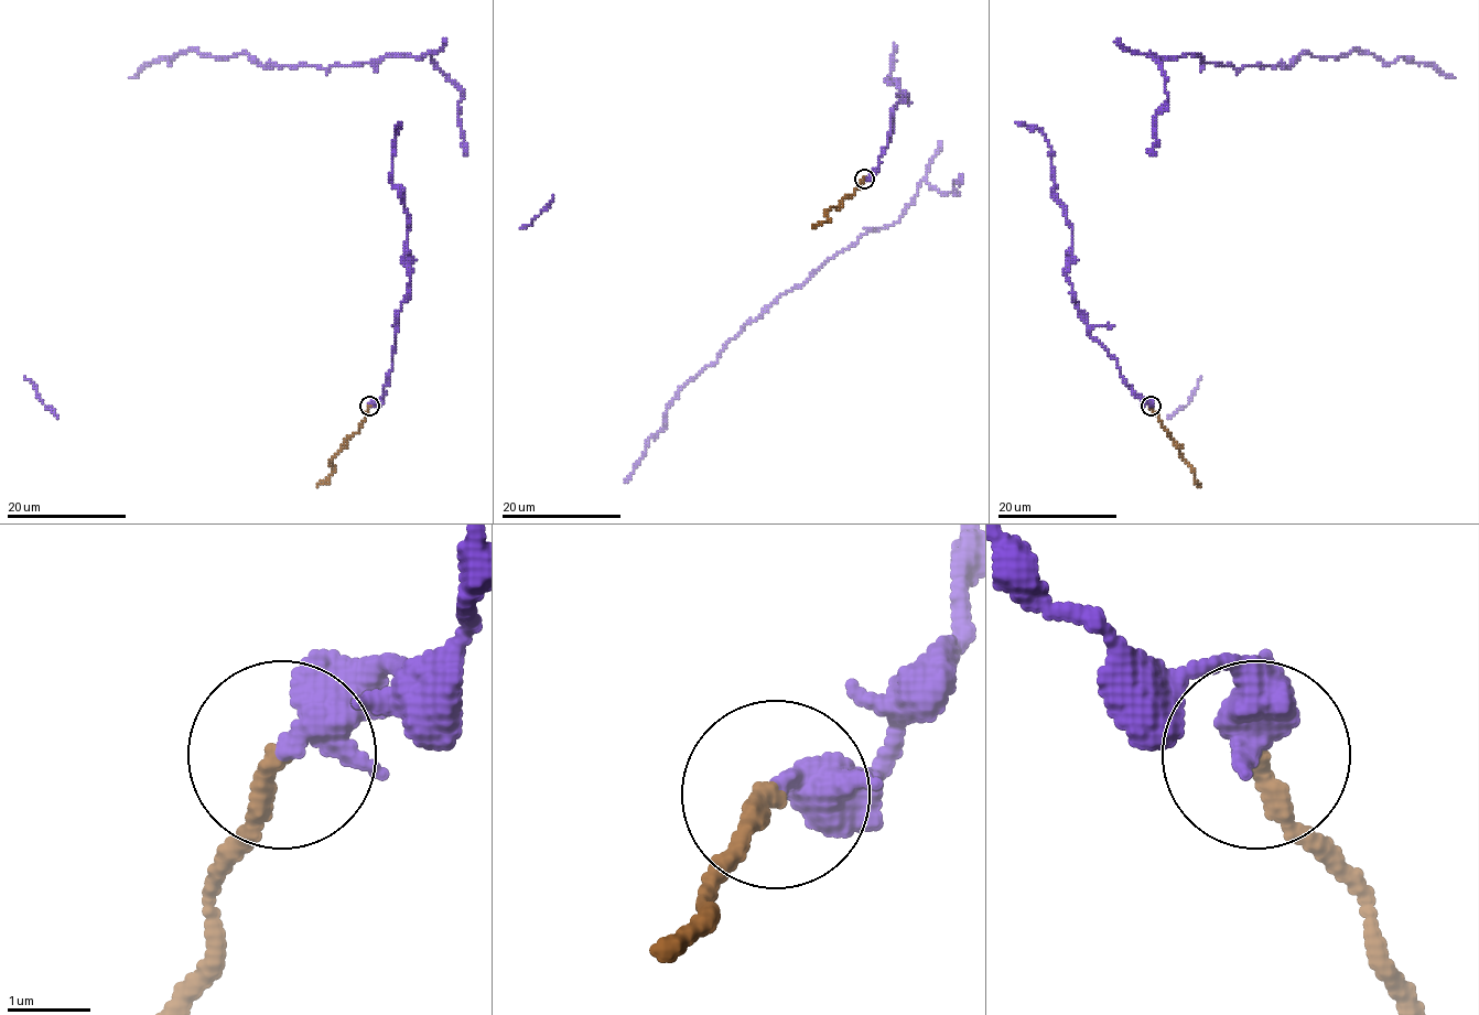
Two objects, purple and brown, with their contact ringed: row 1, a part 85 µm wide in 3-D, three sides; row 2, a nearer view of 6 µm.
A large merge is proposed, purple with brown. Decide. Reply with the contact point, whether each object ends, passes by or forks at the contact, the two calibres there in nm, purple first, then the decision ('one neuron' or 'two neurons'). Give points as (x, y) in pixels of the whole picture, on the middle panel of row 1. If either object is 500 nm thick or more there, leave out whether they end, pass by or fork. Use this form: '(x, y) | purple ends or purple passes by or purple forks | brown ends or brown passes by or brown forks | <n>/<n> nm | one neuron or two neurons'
(864, 179) | purple passes by | brown ends | 320/240 nm | one neuron

